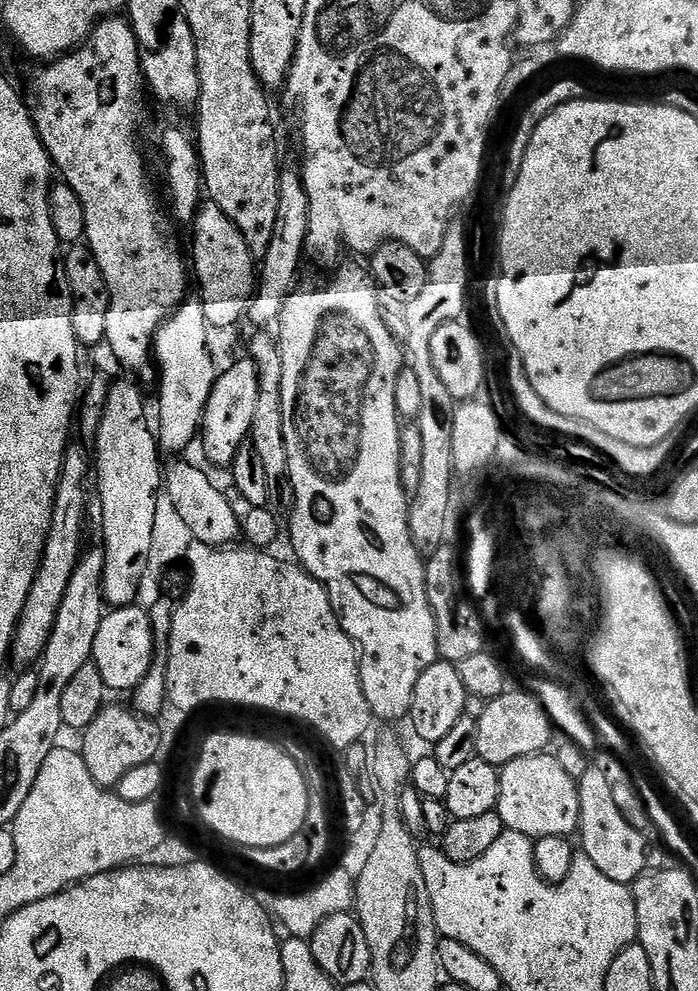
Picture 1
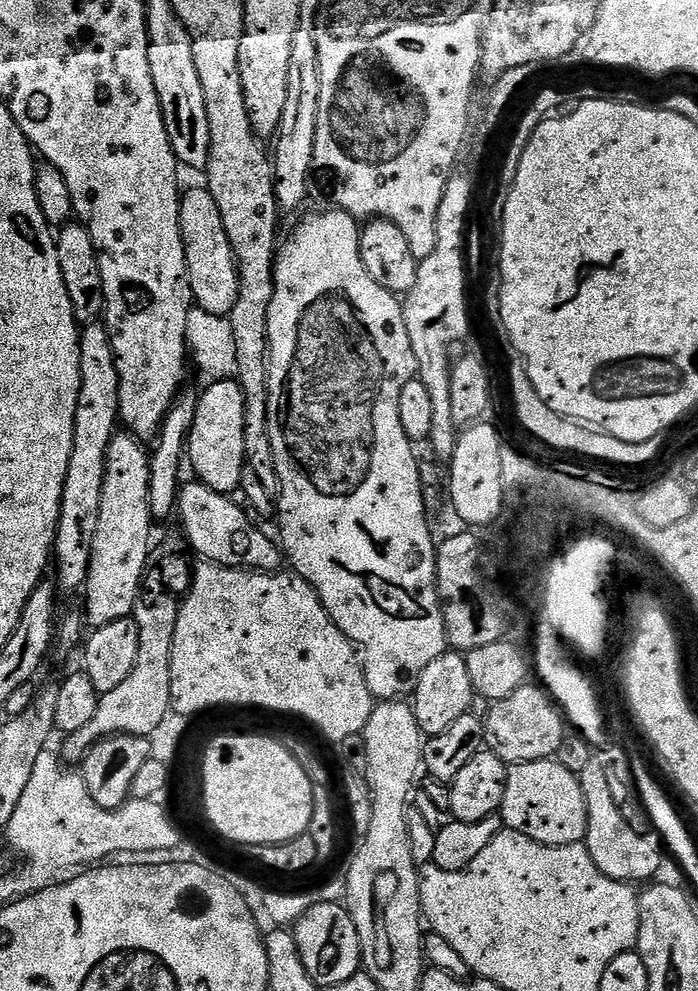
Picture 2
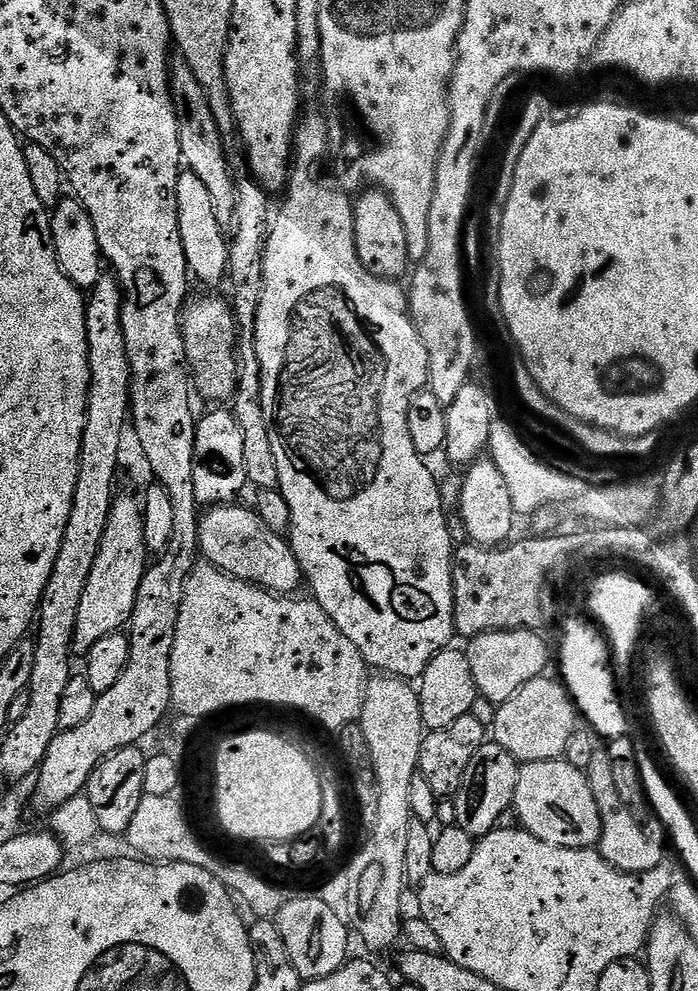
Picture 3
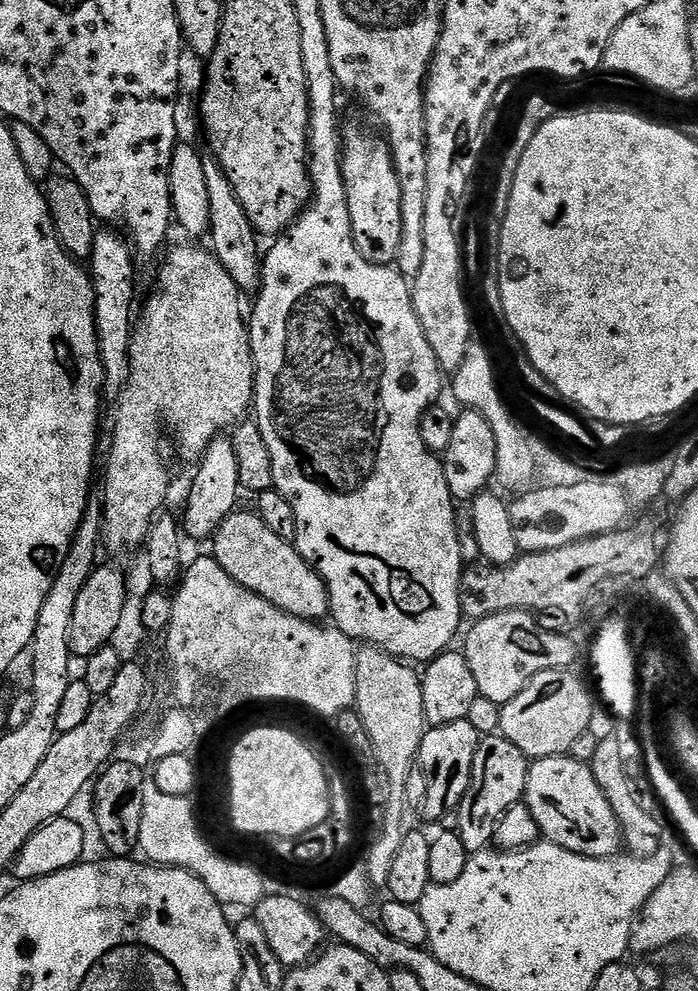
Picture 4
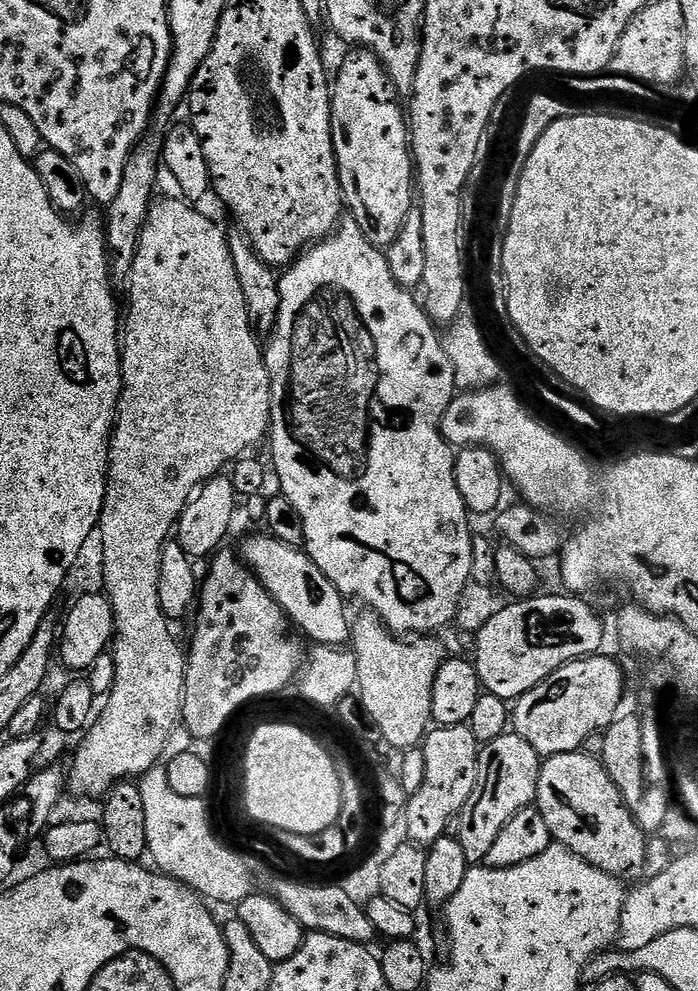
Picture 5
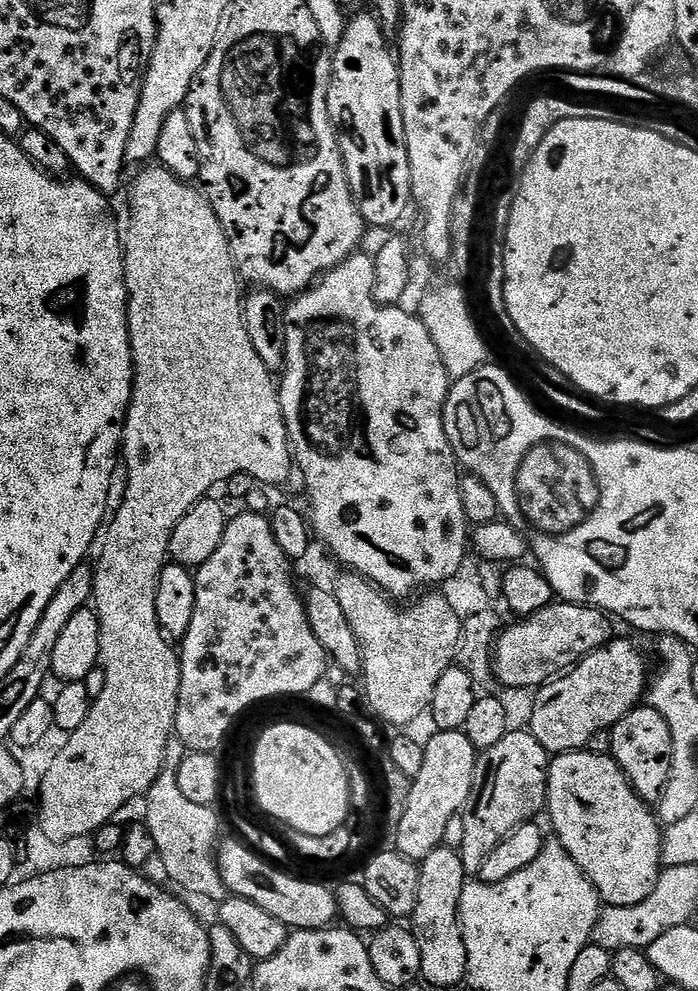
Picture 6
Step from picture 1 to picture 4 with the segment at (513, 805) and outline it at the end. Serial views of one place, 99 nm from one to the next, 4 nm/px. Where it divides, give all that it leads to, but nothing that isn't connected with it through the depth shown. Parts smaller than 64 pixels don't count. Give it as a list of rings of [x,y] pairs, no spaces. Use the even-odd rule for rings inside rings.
[[[572,755],[532,760],[524,800],[547,843],[562,846],[574,854],[593,856],[596,860],[621,851],[620,823],[610,802],[606,802],[606,794],[602,794],[602,786],[598,786],[591,767],[578,762]]]

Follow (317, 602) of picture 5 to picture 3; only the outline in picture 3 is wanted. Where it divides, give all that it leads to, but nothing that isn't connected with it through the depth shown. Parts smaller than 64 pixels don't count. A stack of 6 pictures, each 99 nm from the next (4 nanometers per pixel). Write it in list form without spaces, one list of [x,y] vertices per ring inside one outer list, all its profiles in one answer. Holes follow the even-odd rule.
[[[212,506],[205,511],[208,513],[200,516],[199,555],[215,568],[221,568],[227,576],[257,584],[269,592],[295,593],[295,588],[304,580],[304,571],[292,552],[291,543],[284,536],[274,534],[251,507],[236,507]]]

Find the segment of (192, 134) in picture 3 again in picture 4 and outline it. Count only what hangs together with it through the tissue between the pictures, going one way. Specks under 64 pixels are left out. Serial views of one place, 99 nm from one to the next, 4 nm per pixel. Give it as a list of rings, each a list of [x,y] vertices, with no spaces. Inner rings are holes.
[[[215,158],[205,159],[206,187],[210,189],[210,226],[207,239],[212,239],[210,251],[218,258],[218,262],[234,278],[241,293],[255,294],[260,291],[262,277],[262,252],[256,249],[258,233],[250,222],[246,210],[242,210],[242,202],[238,202],[238,194],[234,194],[234,186],[230,186],[230,178],[222,170],[219,160]]]

